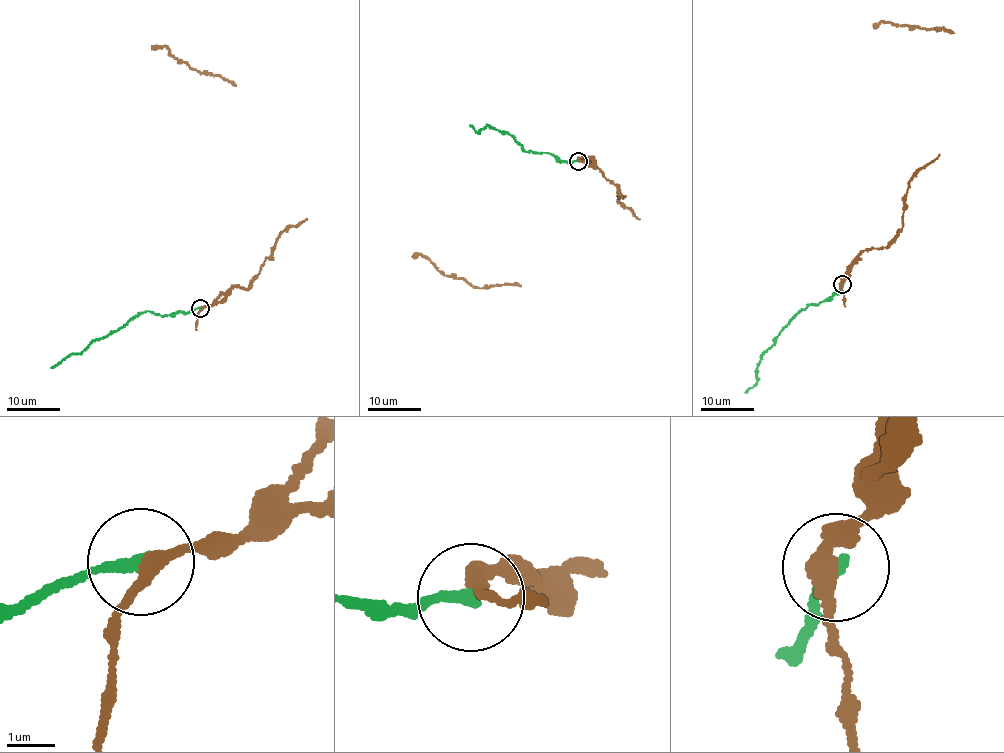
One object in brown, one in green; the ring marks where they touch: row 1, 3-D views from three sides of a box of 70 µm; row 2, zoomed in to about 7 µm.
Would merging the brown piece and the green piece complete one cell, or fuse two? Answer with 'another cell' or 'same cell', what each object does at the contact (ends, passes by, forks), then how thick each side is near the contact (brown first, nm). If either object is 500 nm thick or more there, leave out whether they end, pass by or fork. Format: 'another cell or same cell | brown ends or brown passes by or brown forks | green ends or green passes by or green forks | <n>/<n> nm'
another cell | brown passes by | green ends | 300/280 nm

